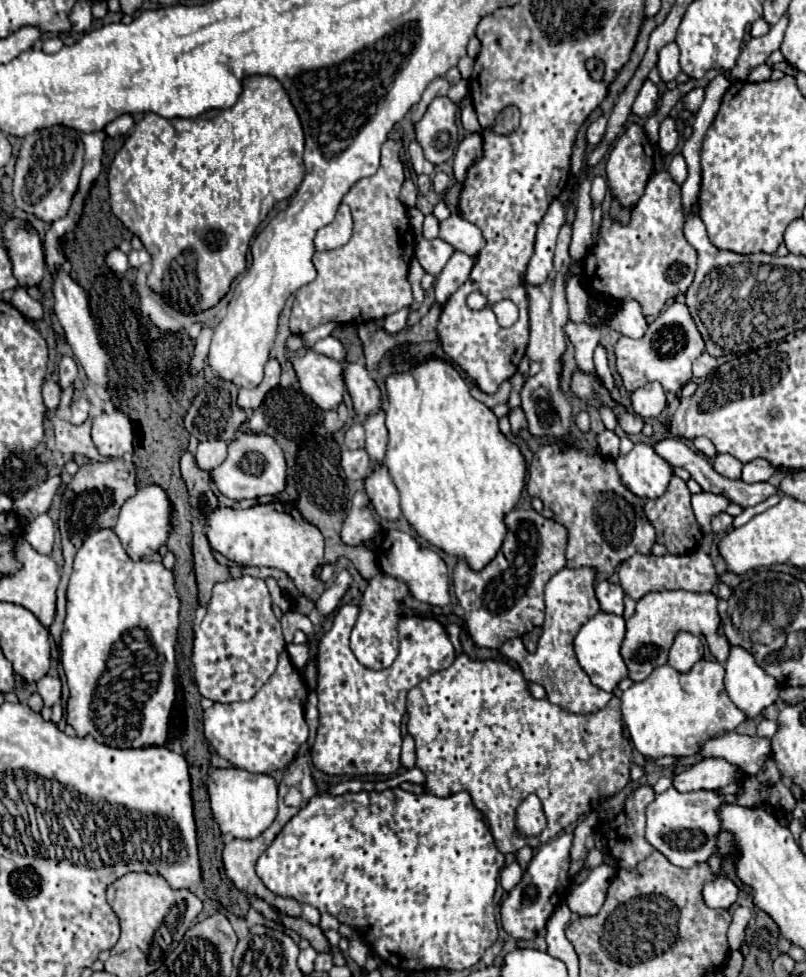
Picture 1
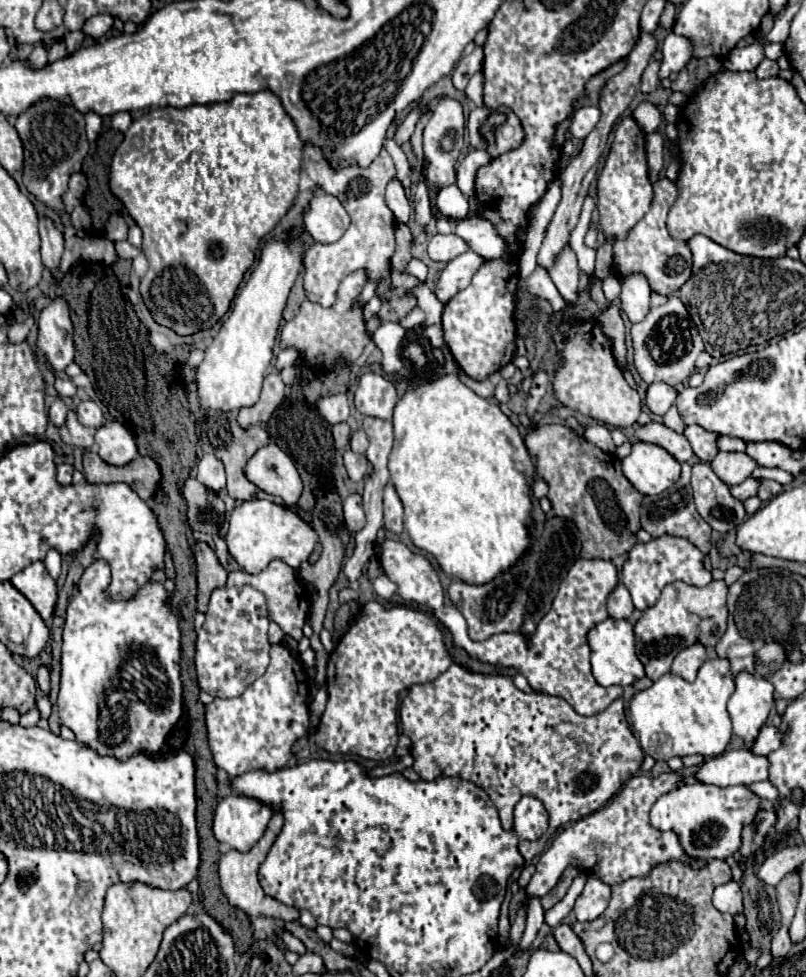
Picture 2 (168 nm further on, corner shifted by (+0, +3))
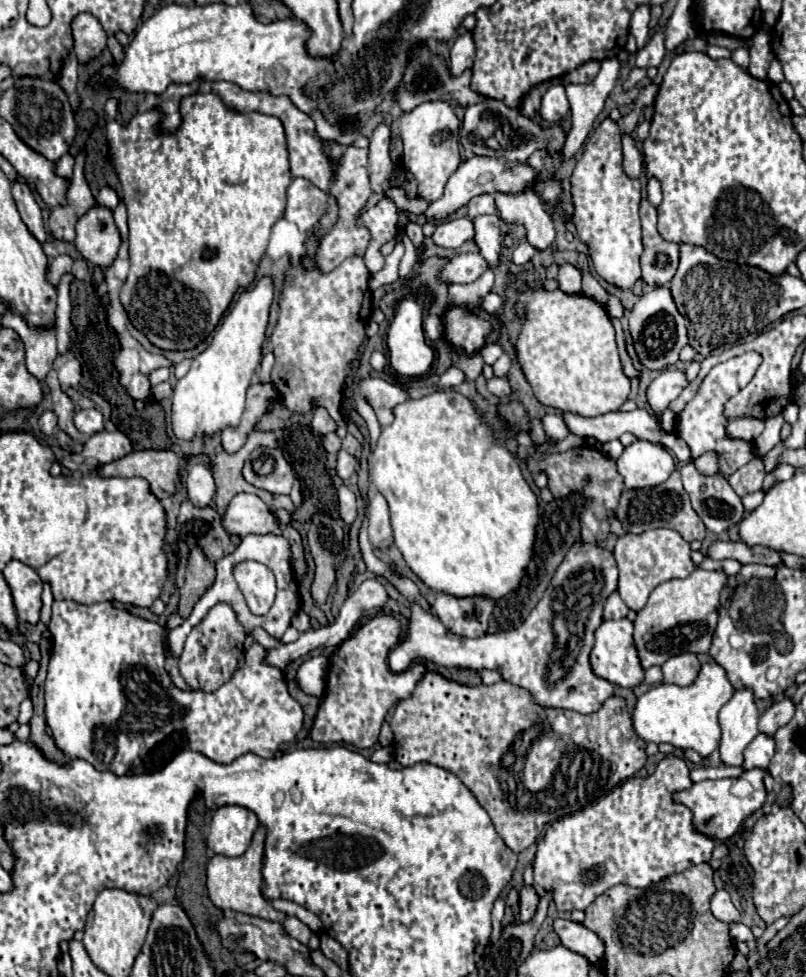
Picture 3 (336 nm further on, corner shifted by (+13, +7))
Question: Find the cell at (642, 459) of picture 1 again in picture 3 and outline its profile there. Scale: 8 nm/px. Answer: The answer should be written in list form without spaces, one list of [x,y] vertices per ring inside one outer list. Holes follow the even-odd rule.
[[[634,441],[624,447],[624,453],[616,459],[616,465],[626,489],[644,489],[664,483],[674,469],[674,459],[662,445]]]

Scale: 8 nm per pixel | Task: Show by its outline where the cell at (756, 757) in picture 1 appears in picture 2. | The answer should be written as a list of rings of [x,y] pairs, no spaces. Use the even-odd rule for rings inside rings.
[[[765,725],[765,727],[761,729],[761,733],[759,733],[759,737],[757,737],[757,741],[755,741],[755,745],[753,745],[751,751],[753,751],[755,755],[769,755],[771,751],[779,749],[781,739],[783,739],[783,733],[781,733],[777,727]]]

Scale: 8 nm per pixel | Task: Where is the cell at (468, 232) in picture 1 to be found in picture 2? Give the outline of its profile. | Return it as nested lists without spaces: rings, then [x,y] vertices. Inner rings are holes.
[[[465,217],[455,223],[455,233],[463,237],[469,247],[485,257],[485,259],[507,259],[507,243],[497,233],[495,225],[491,221],[485,221],[483,217]]]

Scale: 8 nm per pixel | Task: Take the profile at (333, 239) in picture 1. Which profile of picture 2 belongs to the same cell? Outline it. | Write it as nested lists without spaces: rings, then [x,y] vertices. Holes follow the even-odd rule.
[[[317,189],[303,213],[303,223],[317,243],[333,243],[347,231],[349,215],[337,197]]]

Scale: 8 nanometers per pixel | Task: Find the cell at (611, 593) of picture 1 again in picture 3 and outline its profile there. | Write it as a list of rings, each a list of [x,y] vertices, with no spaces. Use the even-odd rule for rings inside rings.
[[[614,591],[604,603],[604,619],[622,619],[626,617],[626,613],[628,613],[628,607],[620,599],[620,595]]]

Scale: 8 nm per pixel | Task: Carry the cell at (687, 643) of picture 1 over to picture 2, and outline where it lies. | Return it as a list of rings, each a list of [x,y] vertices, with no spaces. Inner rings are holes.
[[[693,645],[685,651],[681,651],[671,667],[671,673],[677,673],[679,677],[683,677],[685,681],[695,681],[697,677],[697,669],[707,661],[707,653],[703,645]]]

